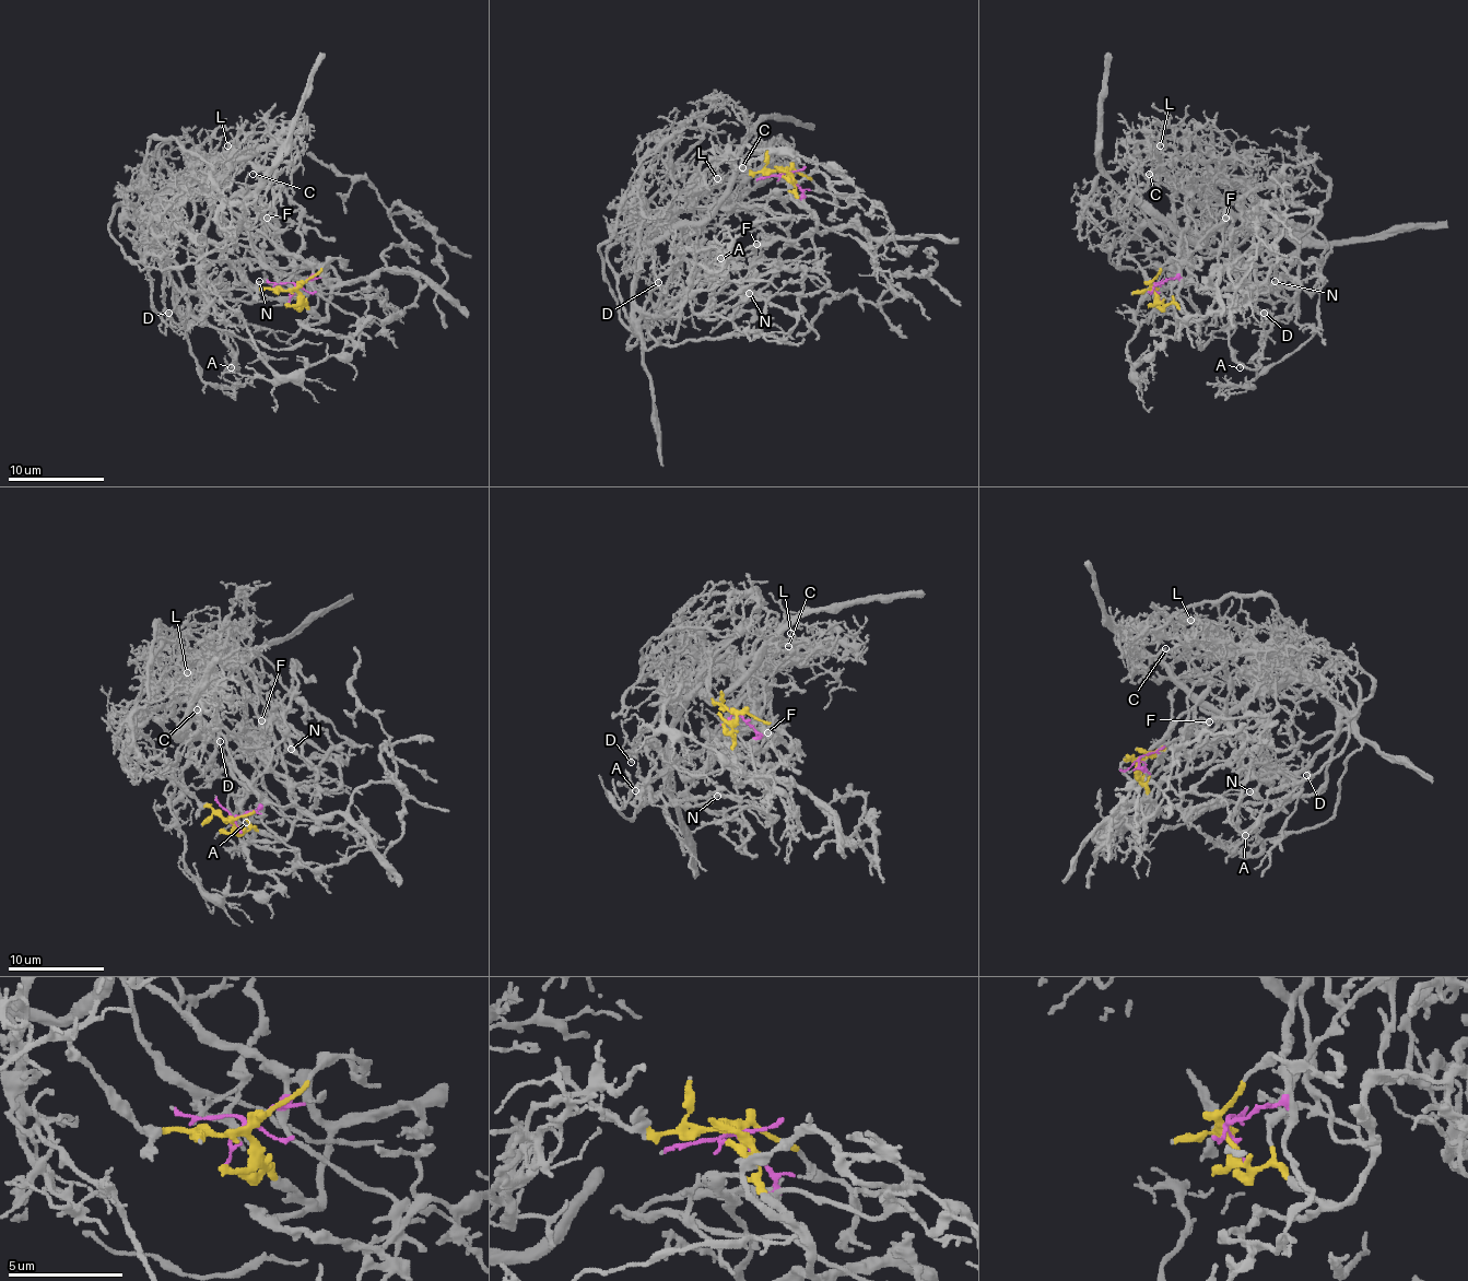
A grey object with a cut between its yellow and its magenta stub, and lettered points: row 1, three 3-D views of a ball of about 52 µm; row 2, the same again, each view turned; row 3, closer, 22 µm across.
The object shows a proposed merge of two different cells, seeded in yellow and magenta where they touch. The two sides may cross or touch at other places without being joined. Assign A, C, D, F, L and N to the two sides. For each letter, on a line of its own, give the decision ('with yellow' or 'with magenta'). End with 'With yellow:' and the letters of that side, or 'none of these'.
A: with magenta
C: with magenta
D: with magenta
F: with yellow
L: with magenta
N: with yellow
With yellow: F, N

